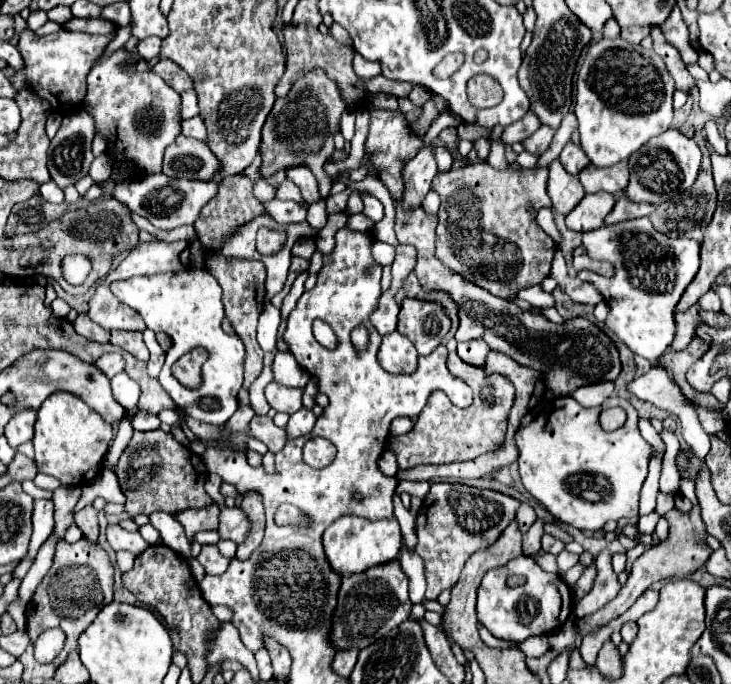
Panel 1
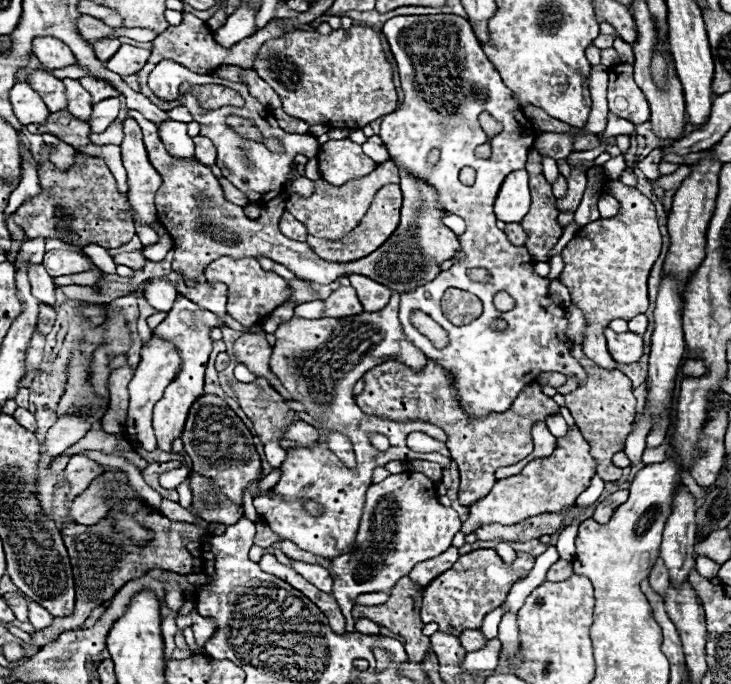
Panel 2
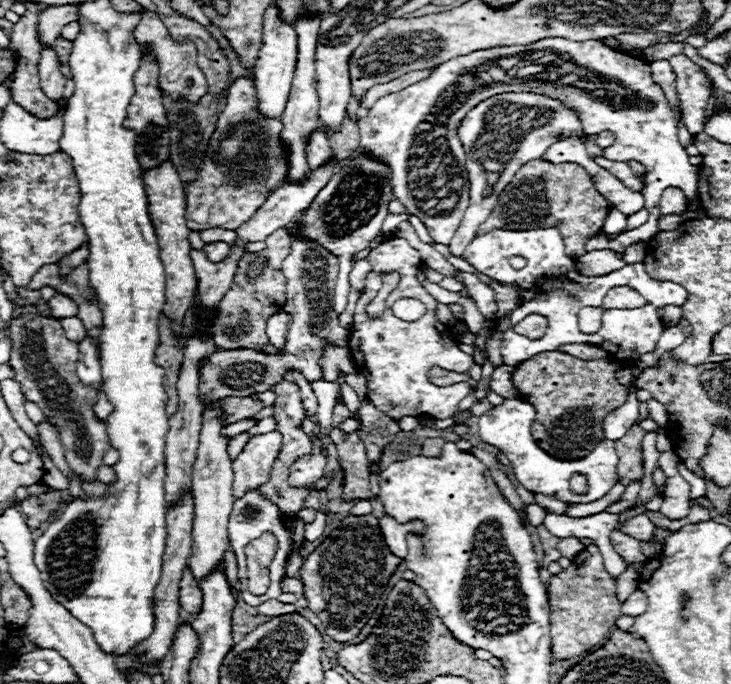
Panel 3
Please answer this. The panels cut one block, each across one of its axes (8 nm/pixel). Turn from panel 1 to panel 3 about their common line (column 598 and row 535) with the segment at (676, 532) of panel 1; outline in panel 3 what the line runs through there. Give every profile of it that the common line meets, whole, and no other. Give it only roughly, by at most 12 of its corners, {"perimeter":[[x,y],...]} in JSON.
{"perimeter":[[620,530],[610,534],[614,550],[636,568],[650,560],[640,552],[640,540]]}

